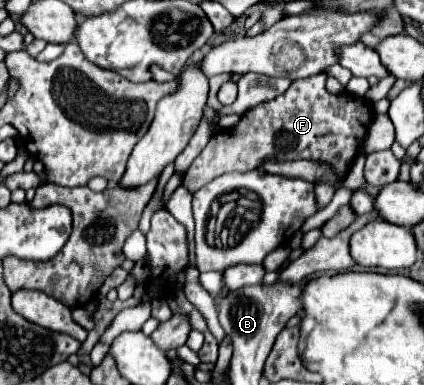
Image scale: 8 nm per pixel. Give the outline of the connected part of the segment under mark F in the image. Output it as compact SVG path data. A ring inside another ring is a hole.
M327 74L295 80L281 96L247 110L241 116L239 124L231 130L215 132L205 150L183 174L183 186L189 192L197 192L201 186L221 174L249 172L269 160L323 160L335 166L337 172L347 172L359 148L359 134L363 142L375 114L371 110L371 102L365 98L353 94L349 96L345 92L337 96L329 94L325 88L325 80Z

